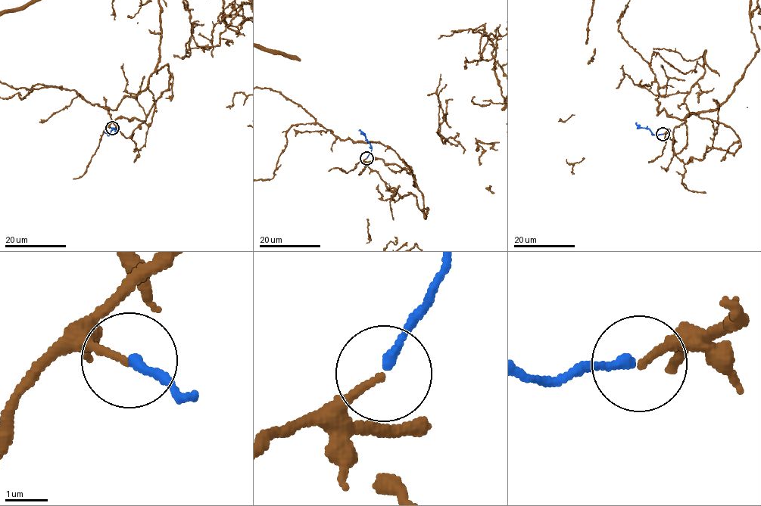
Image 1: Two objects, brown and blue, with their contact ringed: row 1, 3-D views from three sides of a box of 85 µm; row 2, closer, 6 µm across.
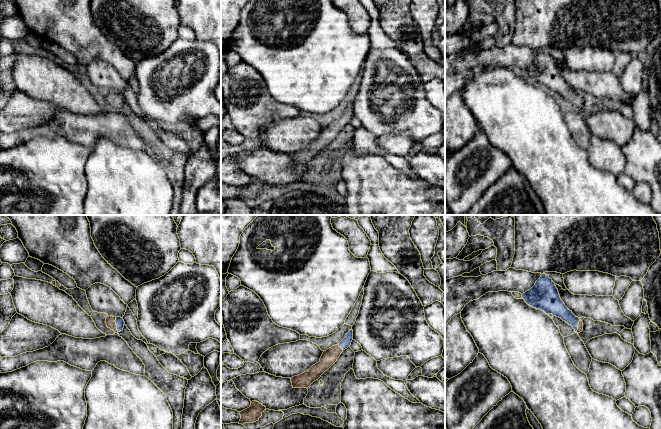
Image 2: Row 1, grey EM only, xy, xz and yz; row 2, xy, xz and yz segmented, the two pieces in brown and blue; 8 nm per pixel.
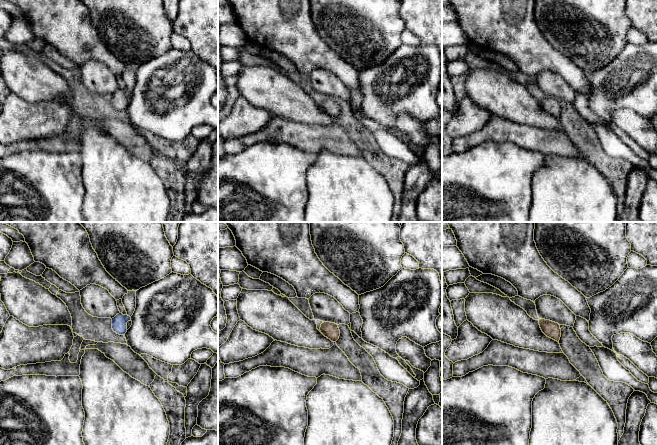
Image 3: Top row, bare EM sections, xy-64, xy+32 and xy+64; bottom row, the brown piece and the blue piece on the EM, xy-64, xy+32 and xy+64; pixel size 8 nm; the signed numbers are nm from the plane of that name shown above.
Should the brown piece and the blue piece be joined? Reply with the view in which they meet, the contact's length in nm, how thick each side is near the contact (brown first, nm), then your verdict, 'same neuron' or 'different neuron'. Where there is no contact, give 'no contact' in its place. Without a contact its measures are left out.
meets brown in xy; contact 110 nm long; 80 nm thick on the brown side, 70 nm on the other; same neuron

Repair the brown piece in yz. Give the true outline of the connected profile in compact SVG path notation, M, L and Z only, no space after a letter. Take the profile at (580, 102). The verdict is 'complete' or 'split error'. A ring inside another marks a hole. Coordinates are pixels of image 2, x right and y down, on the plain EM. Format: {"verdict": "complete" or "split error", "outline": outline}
{"verdict": "split error", "outline": "M543 49L535 61L522 70L522 74L529 82L561 94L571 101L576 109L583 107L583 98L565 82L555 59L548 51Z"}

